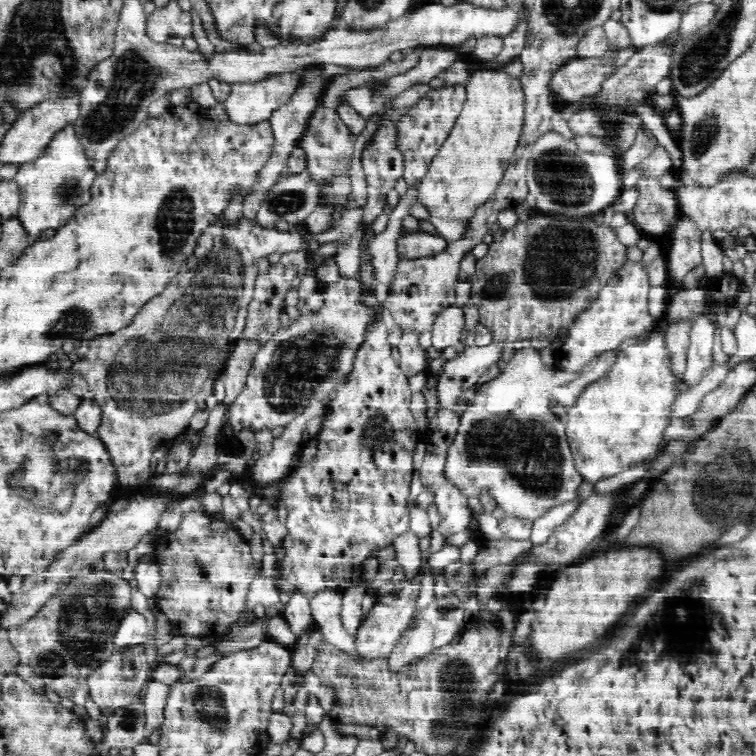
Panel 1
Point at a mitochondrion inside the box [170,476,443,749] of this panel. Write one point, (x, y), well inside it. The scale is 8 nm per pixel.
(216, 719)

